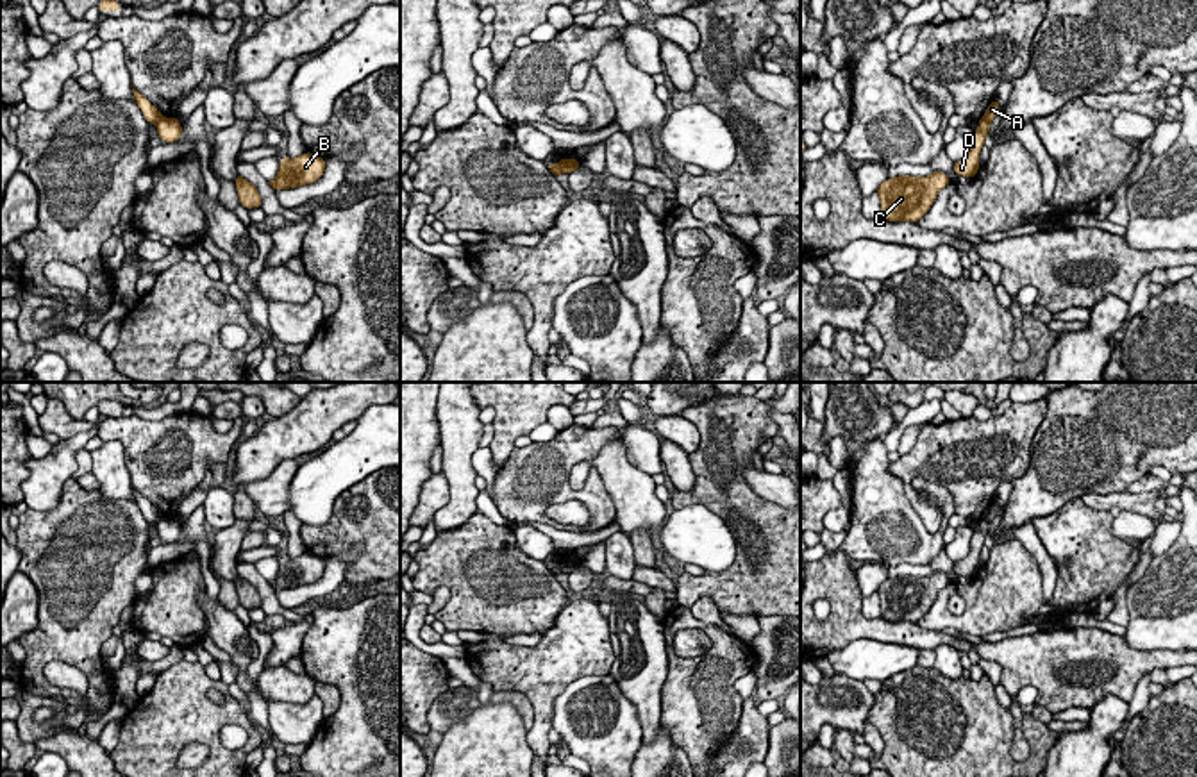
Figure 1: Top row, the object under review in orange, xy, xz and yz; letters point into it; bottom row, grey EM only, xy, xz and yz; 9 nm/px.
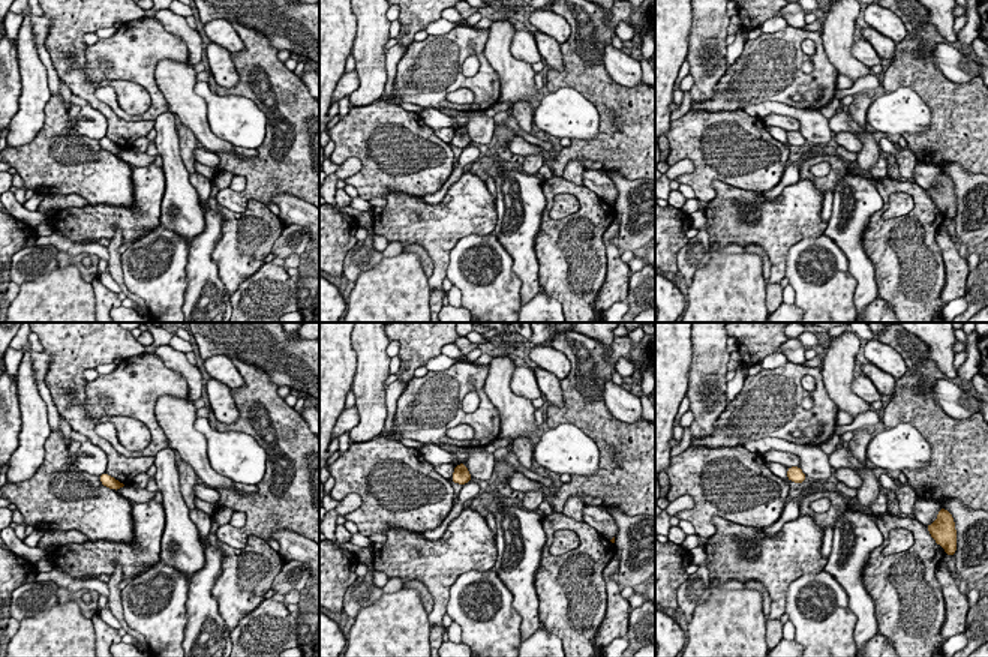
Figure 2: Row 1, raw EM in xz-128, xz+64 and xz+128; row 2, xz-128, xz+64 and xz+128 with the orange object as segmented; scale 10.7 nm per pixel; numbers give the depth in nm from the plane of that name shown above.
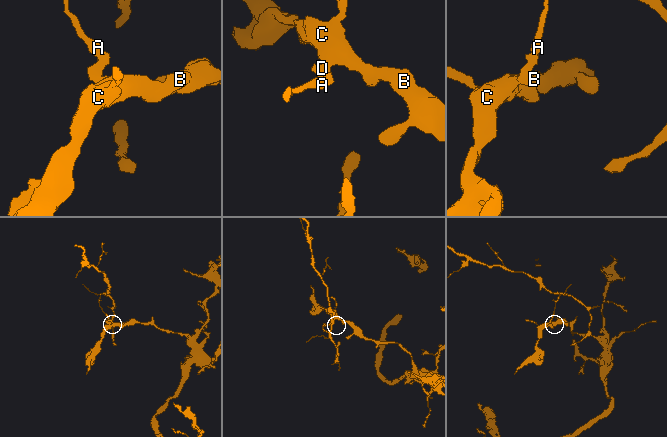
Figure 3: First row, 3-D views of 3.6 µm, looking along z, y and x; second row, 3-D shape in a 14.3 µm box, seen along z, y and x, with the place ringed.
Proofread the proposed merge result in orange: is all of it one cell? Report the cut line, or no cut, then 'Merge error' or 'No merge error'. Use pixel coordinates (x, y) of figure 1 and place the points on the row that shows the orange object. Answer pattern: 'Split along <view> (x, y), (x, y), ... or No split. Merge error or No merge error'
Split along yz (983, 116), (990, 124). Merge error

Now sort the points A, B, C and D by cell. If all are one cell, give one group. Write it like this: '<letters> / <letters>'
A / B C D

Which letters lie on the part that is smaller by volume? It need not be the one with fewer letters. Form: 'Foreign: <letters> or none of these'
Foreign: A

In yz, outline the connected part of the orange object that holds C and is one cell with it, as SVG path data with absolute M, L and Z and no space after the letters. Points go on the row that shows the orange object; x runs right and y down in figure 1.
M933 171L929 177L895 177L879 184L877 195L881 200L883 218L888 221L913 221L931 209L936 195L949 184L943 171Z

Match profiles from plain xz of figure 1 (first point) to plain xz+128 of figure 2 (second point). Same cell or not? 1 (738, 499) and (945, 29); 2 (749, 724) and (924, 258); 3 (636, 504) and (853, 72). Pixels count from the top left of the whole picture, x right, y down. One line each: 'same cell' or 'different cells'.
1: different cells
2: different cells
3: same cell

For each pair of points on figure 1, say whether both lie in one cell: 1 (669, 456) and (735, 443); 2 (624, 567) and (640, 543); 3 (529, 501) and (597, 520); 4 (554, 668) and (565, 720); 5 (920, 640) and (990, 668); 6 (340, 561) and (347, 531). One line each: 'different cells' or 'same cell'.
1: different cells
2: different cells
3: same cell
4: different cells
5: different cells
6: different cells

